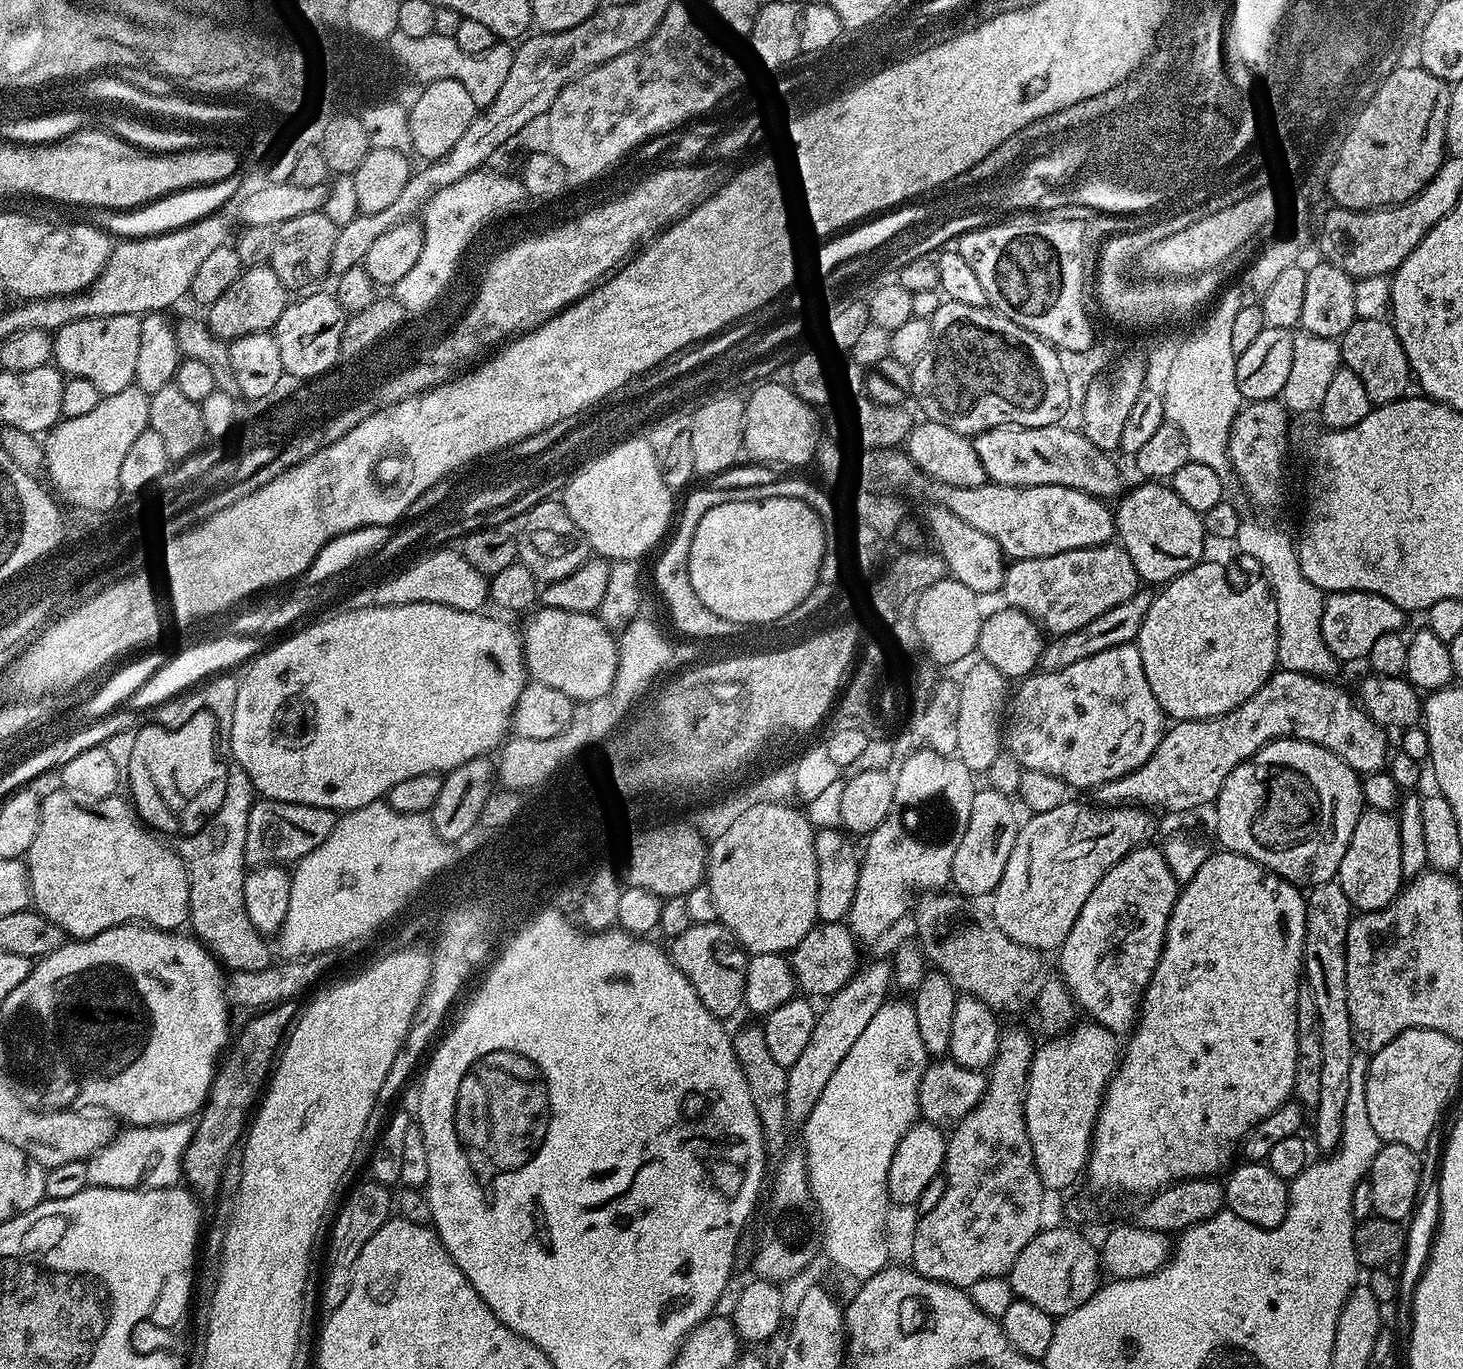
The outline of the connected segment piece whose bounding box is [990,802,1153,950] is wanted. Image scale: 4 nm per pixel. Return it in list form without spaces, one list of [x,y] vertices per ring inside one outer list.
[[[1069,802],[1055,810],[1046,810],[1046,814],[1029,815],[1029,820],[1019,825],[1014,838],[1014,850],[1010,850],[1006,870],[1002,870],[1002,882],[998,882],[990,897],[990,911],[994,922],[998,922],[998,926],[1002,926],[1002,934],[1006,934],[1014,942],[1037,950],[1060,949],[1078,914],[1082,914],[1082,906],[1086,906],[1086,898],[1090,898],[1094,886],[1098,886],[1098,882],[1102,882],[1105,874],[1119,860],[1126,858],[1126,854],[1151,841],[1148,840],[1152,836],[1151,811],[1140,806],[1089,804]]]

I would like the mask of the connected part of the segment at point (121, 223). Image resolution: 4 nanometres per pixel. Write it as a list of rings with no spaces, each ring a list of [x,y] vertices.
[[[236,173],[228,179],[218,181],[218,183],[200,185],[197,188],[184,188],[182,191],[161,196],[137,209],[123,212],[119,212],[117,209],[77,205],[73,209],[75,214],[73,217],[79,223],[95,224],[101,231],[106,231],[114,236],[116,234],[120,236],[118,238],[139,239],[146,236],[167,235],[180,228],[188,227],[203,217],[217,213],[220,207],[237,194],[242,184],[241,178],[242,176]]]

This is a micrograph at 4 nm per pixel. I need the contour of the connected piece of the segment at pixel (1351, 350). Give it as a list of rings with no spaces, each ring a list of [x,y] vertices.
[[[1357,319],[1339,337],[1340,358],[1343,367],[1354,370],[1366,386],[1366,394],[1372,399],[1373,405],[1389,404],[1401,399],[1409,391],[1410,369],[1406,350],[1402,350],[1402,342],[1398,342],[1398,334],[1392,329],[1387,319],[1362,320]]]

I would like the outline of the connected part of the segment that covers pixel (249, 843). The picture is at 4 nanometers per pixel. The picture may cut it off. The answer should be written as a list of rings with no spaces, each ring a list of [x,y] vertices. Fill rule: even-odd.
[[[257,799],[246,822],[244,863],[252,868],[264,868],[268,864],[295,865],[296,861],[310,854],[310,850],[318,850],[318,846],[334,834],[337,819],[337,813],[328,808]]]

